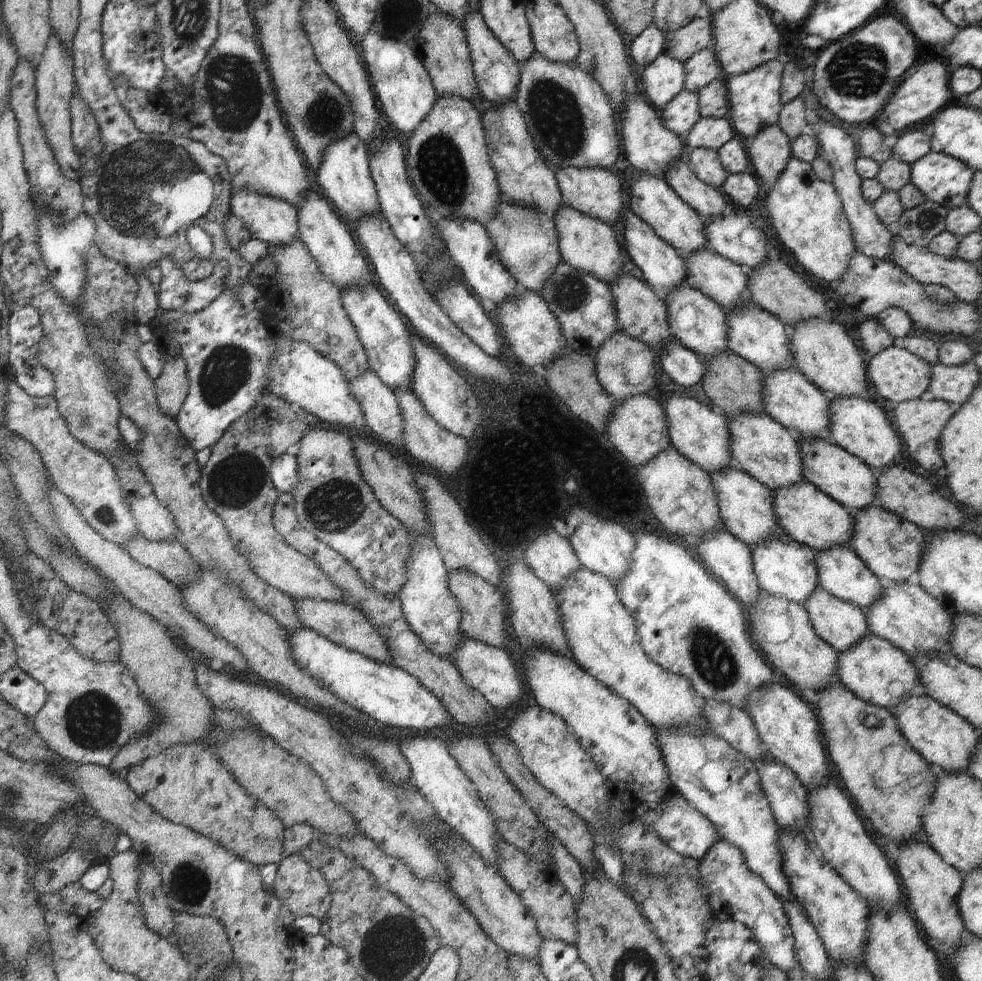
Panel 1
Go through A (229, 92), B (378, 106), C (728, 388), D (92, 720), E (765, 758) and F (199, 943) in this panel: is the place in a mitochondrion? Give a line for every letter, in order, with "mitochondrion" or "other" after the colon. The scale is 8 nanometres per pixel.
A: mitochondrion
B: other
C: other
D: mitochondrion
E: other
F: mitochondrion

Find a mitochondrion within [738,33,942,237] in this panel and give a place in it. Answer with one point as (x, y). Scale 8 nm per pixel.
(857, 71)

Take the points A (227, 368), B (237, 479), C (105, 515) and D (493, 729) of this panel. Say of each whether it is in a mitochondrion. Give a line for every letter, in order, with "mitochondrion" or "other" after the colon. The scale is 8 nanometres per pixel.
A: mitochondrion
B: mitochondrion
C: mitochondrion
D: other

